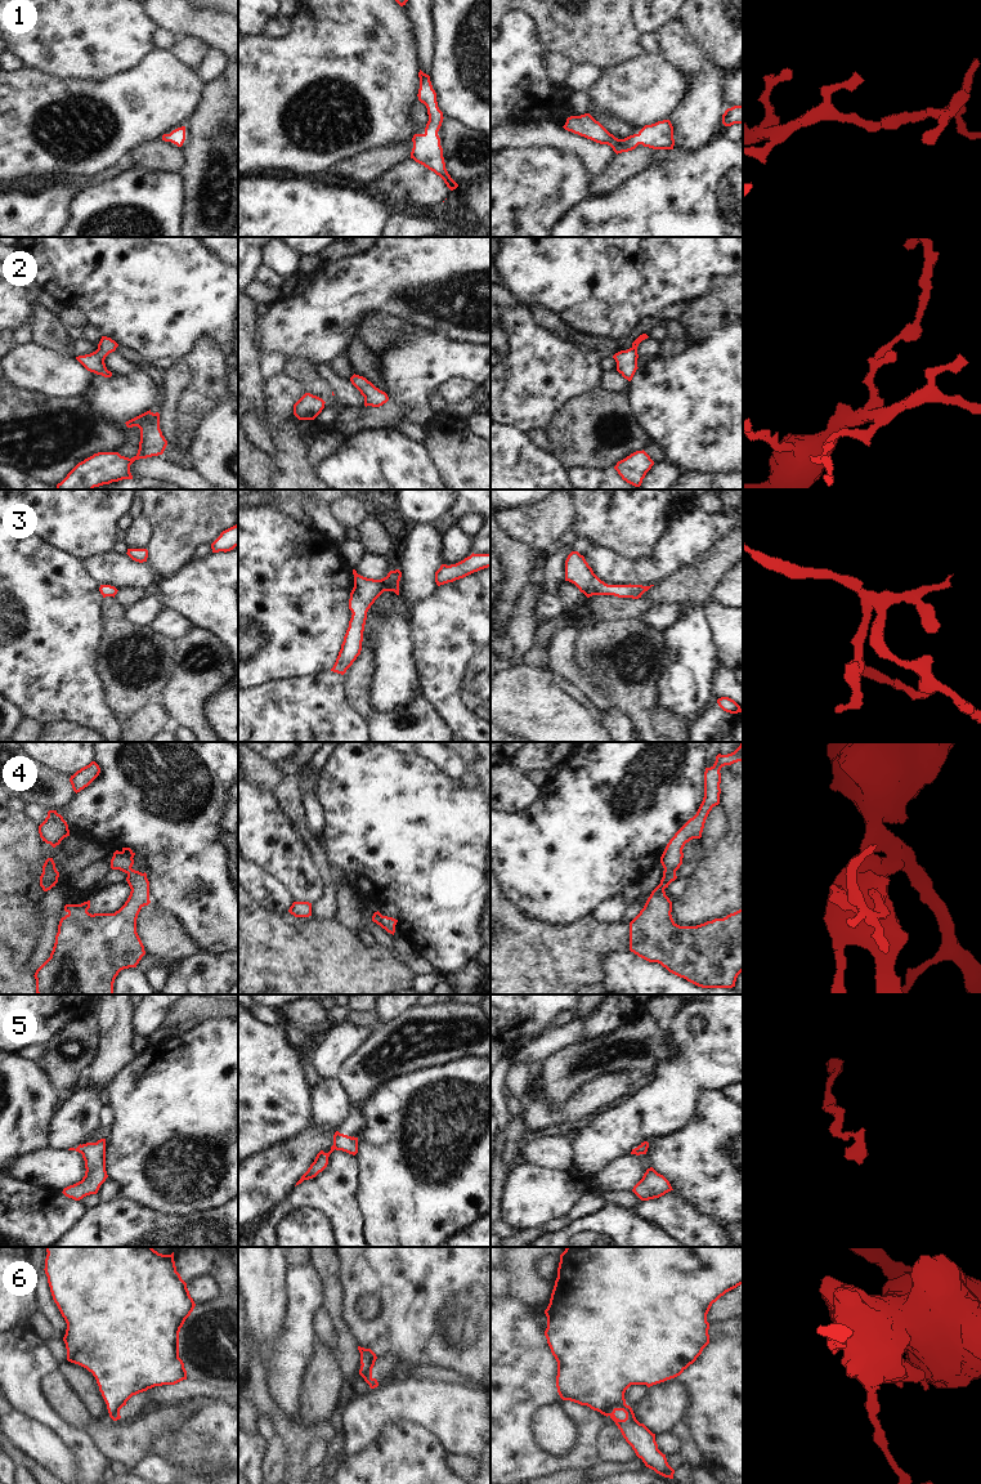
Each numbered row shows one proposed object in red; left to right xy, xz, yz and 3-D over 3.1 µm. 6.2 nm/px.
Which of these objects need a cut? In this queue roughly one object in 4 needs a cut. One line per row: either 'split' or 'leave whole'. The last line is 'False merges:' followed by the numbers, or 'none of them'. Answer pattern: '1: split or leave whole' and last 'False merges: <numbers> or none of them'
1: leave whole
2: leave whole
3: leave whole
4: leave whole
5: leave whole
6: split
False merges: 6

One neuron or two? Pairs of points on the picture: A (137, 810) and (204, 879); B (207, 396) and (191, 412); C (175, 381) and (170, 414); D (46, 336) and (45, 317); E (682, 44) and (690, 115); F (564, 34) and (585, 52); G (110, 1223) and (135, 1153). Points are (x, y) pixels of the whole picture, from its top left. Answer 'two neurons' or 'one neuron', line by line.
A: one neuron
B: one neuron
C: one neuron
D: one neuron
E: one neuron
F: one neuron
G: two neurons

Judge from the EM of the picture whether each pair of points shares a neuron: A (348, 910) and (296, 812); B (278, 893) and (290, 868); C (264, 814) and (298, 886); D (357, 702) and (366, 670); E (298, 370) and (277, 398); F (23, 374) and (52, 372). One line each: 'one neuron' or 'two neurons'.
A: one neuron
B: two neurons
C: one neuron
D: one neuron
E: two neurons
F: one neuron

